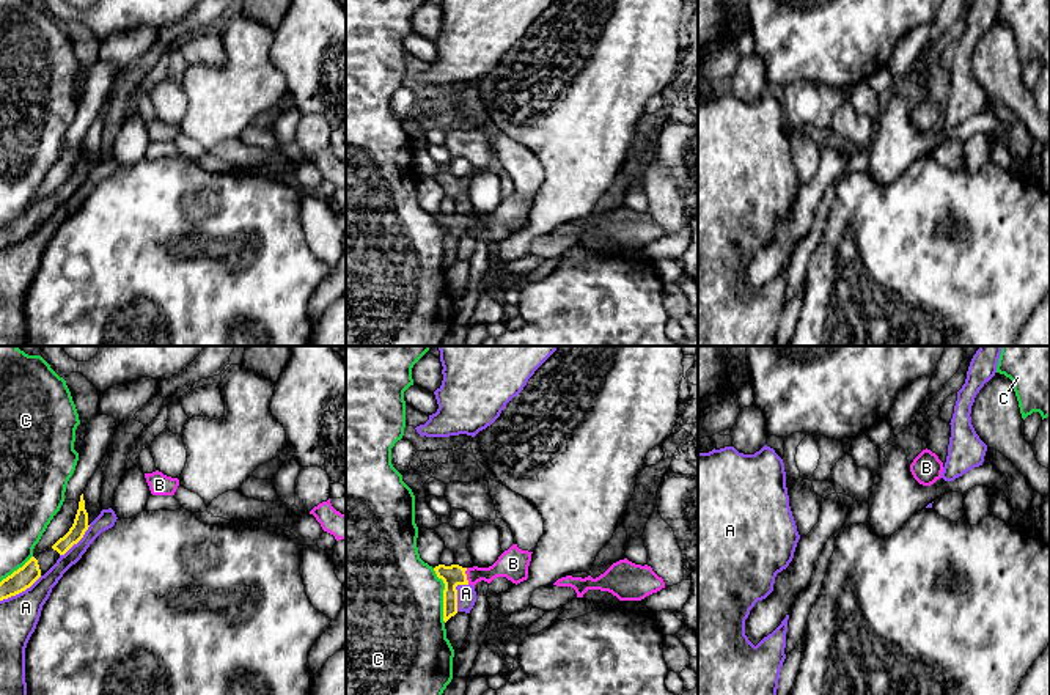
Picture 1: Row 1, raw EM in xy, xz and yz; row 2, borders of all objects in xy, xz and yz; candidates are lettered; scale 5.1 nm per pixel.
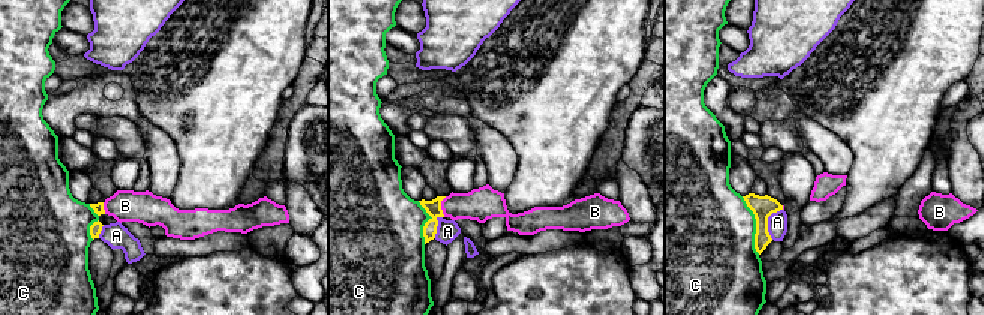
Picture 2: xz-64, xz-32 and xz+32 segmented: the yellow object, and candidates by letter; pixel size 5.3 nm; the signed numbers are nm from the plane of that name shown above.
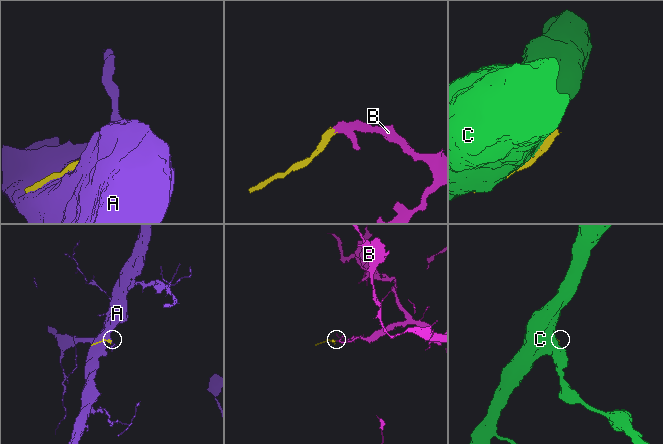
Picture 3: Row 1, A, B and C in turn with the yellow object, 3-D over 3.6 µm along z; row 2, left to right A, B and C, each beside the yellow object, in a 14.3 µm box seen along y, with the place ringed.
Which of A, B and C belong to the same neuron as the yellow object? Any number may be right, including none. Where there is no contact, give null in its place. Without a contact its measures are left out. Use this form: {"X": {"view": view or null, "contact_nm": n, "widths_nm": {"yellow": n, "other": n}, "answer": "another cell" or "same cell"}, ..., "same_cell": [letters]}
{"A": {"view": "xy", "contact_nm": 260, "widths_nm": {"yellow": 110, "other": 200}, "answer": "another cell"}, "B": {"view": "xz", "contact_nm": 90, "widths_nm": {"yellow": 110, "other": 160}, "answer": "same cell"}, "C": {"view": "xz", "contact_nm": 280, "widths_nm": {"yellow": 110, "other": 480}, "answer": "another cell"}, "same_cell": ["B"]}

